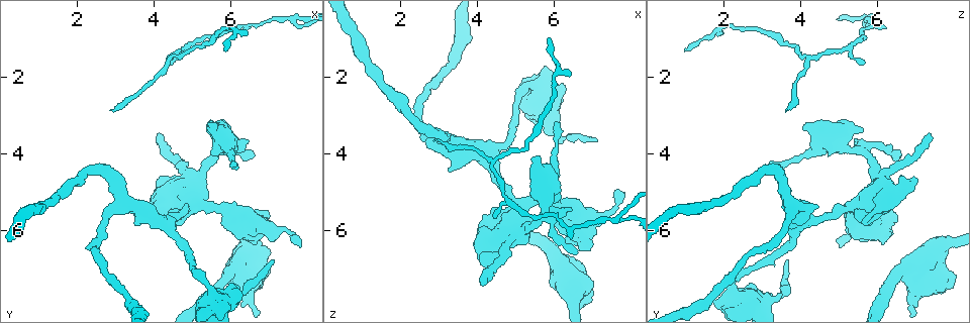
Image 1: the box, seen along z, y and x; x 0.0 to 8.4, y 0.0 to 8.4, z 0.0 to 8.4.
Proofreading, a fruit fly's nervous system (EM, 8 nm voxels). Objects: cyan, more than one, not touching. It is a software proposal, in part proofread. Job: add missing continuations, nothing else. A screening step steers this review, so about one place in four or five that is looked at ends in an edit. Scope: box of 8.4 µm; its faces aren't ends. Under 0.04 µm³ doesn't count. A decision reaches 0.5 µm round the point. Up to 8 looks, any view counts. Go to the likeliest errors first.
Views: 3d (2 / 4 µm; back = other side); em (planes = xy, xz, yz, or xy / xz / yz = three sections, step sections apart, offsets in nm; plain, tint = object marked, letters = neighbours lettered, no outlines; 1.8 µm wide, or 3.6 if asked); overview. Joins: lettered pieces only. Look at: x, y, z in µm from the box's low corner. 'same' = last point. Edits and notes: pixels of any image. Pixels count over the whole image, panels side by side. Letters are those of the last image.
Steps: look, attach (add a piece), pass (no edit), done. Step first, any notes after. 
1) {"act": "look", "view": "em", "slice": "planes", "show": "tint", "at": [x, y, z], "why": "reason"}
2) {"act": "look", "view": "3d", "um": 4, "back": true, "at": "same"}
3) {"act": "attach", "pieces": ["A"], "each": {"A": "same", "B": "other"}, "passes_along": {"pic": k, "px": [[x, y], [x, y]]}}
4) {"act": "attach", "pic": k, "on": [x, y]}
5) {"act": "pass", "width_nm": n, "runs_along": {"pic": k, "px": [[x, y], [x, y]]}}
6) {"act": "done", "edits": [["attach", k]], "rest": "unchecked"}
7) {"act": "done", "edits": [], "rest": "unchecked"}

{"act": "look", "view": "em", "slice": "yz", "step": 16, "show": "letters", "at": [4.15, 3.50, 7.40], "why": "branch stops here"}

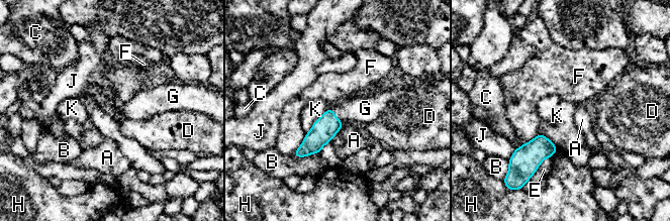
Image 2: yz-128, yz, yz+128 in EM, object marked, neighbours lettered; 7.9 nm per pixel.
{"act": "attach", "pieces": ["G"], "width_nm": 190, "each": {"A": "other", "B": "other", "C": "other", "D": "other", "E": "other", "F": "other", "G": "same", "H": "other", "J": "other", "K": "other"}, "found": "it goes on there"}

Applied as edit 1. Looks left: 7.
{"act": "look", "view": "3d", "um": 2, "at": [6.65, 4.00, 6.55], "why": "free end"}

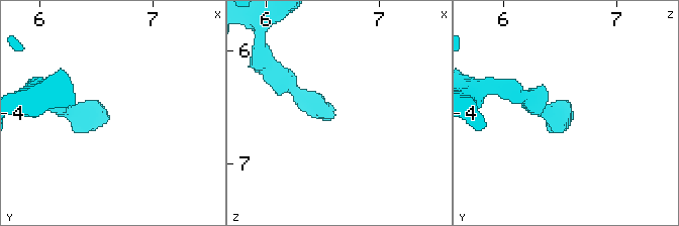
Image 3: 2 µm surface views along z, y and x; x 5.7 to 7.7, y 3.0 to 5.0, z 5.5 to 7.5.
{"act": "look", "view": "em", "um": 3.6, "slice": "planes", "show": "letters", "at": [6.62, 4.00, 6.62], "why": "now the EM"}

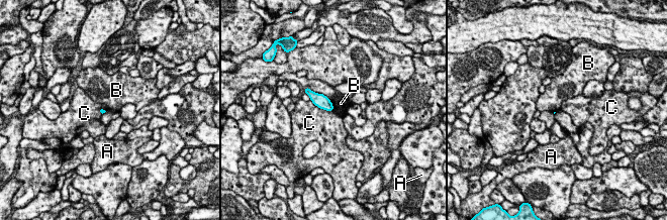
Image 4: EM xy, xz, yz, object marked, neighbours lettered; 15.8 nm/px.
{"act": "pass", "each": {"A": "other", "B": "other", "C": "other"}, "found": "no lettered piece goes on from it"}

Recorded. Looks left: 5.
{"act": "look", "view": "em", "slice": "xy", "step": 16, "show": "tint", "at": [6.00, 4.20, 3.25], "why": "thin end"}

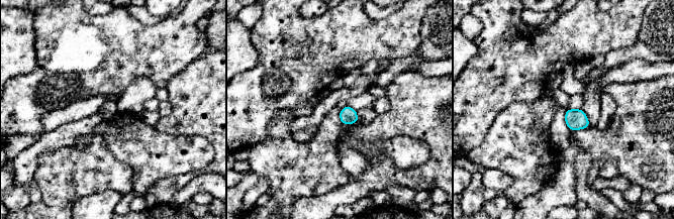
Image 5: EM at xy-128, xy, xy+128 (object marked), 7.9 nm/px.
{"act": "look", "view": "em", "slice": "planes", "show": "letters", "at": "same", "why": "another direction"}

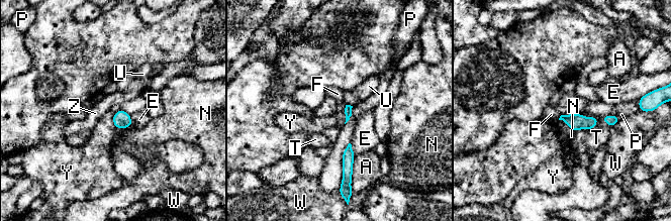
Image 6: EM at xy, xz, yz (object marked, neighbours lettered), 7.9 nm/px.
{"act": "pass", "each": {"A": "other", "E": "other", "F": "other", "N": "other", "P": "other", "T": "other", "U": "other", "W": "other", "Y": "other", "Z": "other"}, "border": {"pic": 6, "px": [[559, 119], [562, 119], [573, 131]]}, "found": "none of them fits"}

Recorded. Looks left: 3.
{"act": "done", "edits": [["attach", 2]], "rest": "unchecked"}

